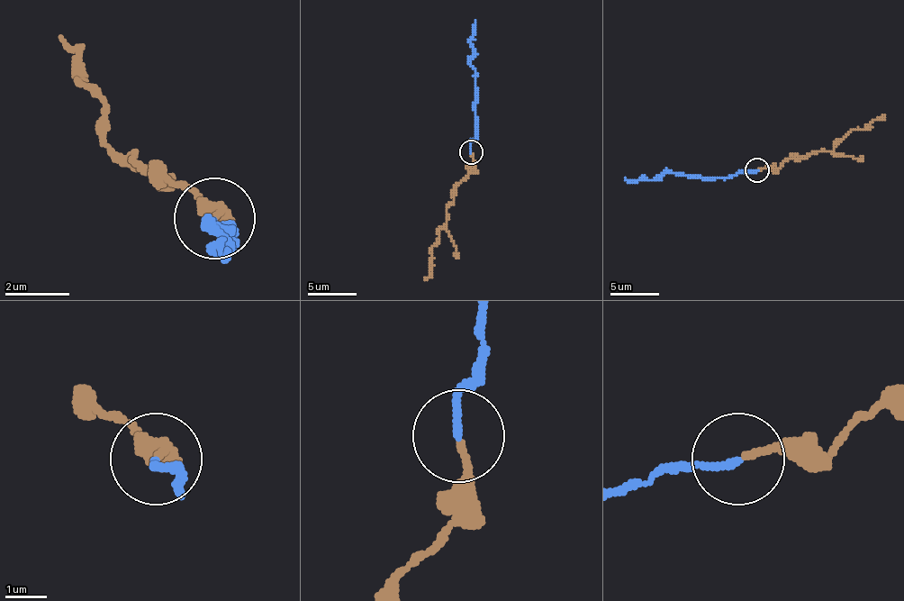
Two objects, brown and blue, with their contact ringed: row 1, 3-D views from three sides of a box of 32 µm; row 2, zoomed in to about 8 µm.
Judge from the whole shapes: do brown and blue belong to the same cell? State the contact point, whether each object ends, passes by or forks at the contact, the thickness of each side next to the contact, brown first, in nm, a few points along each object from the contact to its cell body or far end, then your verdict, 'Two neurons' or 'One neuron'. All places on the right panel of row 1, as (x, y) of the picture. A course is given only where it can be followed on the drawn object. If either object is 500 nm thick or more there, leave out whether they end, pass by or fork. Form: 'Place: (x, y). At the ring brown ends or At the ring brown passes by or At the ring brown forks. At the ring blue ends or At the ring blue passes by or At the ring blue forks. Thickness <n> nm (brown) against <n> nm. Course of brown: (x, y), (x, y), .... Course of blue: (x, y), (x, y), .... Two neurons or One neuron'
Place: (756, 169). At the ring brown ends. At the ring blue ends. Thickness 170 nm (brown) against 190 nm. Course of brown: (758, 170), (772, 168), (792, 159), (807, 159), (814, 151), (831, 151), (853, 129), (865, 129), (884, 114). Course of blue: (756, 170), (727, 177), (669, 173), (652, 180), (625, 177). Two neurons

